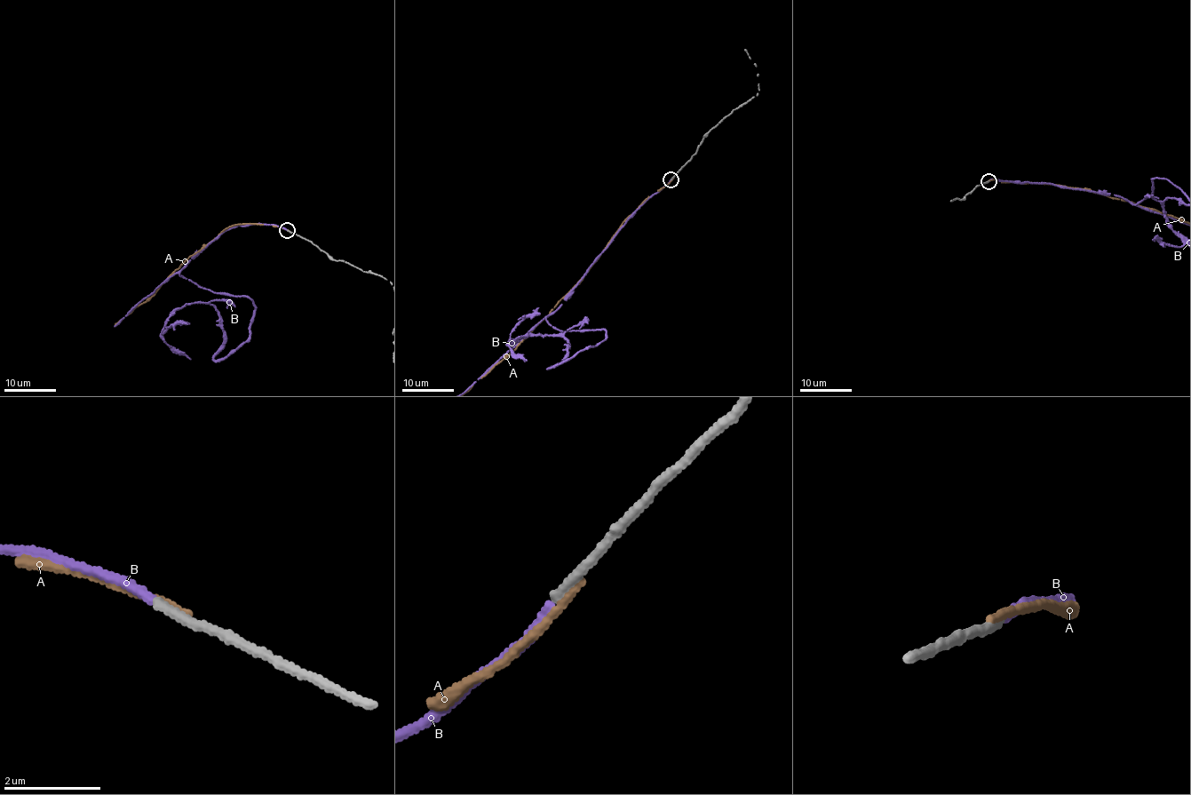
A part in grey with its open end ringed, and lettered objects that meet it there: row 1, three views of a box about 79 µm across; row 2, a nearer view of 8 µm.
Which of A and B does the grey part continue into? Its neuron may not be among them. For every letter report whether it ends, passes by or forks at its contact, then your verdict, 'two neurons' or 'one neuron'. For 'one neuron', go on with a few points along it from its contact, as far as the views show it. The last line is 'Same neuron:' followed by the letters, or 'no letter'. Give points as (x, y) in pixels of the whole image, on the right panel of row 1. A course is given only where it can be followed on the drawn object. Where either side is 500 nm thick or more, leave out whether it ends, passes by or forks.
A: it ends | two neurons
B: it ends | one neuron
Same neuron: B

